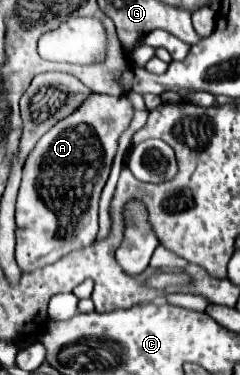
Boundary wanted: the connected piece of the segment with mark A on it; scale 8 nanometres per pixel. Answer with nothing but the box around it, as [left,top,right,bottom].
[17,94,133,272]

